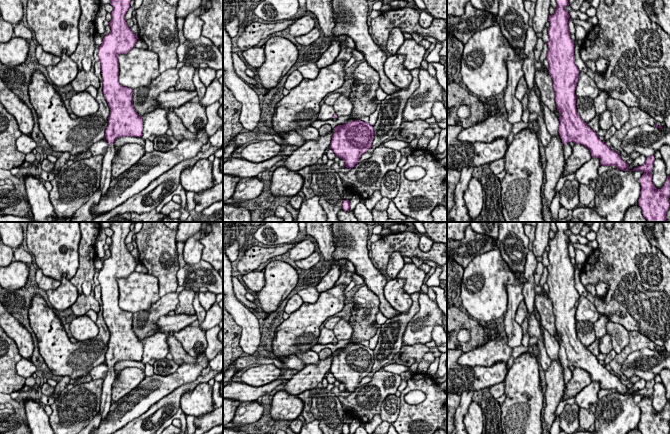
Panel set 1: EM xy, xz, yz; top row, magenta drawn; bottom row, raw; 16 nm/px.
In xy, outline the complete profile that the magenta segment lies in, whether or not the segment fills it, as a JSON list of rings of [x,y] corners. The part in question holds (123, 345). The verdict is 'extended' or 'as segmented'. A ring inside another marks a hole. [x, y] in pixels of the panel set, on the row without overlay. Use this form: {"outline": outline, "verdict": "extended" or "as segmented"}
{"outline": [[[110,222],[113,230],[111,255],[104,260],[98,272],[101,286],[103,318],[110,332],[105,361],[109,367],[103,381],[100,401],[101,420],[104,420],[111,407],[112,384],[115,380],[114,366],[119,361],[142,361],[143,343],[133,331],[133,313],[119,307],[119,278],[127,278],[137,266],[137,259],[127,249],[125,239],[131,222]]], "verdict": "extended"}

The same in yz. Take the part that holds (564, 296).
{"outline": [[[555,222],[557,232],[553,239],[549,239],[550,251],[548,252],[549,265],[547,284],[549,298],[553,304],[555,326],[560,337],[559,359],[564,368],[565,385],[572,378],[570,366],[582,368],[587,371],[592,382],[599,382],[600,389],[616,390],[622,395],[642,395],[639,406],[641,409],[638,429],[641,434],[669,434],[670,431],[670,400],[661,413],[657,413],[652,406],[654,379],[646,382],[642,390],[629,394],[629,388],[621,383],[617,375],[599,363],[597,356],[588,351],[576,333],[575,314],[579,303],[579,293],[575,288],[574,266],[568,250],[570,239],[565,234],[568,222]]], "verdict": "extended"}

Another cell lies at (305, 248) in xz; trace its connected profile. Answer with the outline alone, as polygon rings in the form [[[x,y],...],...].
[[[302,240],[288,251],[290,259],[293,261],[308,258],[315,252],[315,244],[310,240]]]

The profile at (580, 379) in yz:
[[[575,368],[572,371],[572,378],[565,385],[564,394],[561,399],[566,401],[569,398],[576,397],[576,395],[586,386],[592,383],[590,374],[582,368]]]

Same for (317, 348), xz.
[[[350,339],[349,340],[339,340],[336,345],[333,345],[332,343],[325,344],[325,345],[316,344],[310,347],[310,350],[319,354],[324,348],[329,348],[332,352],[335,352],[336,350],[344,348],[351,343],[352,341]]]

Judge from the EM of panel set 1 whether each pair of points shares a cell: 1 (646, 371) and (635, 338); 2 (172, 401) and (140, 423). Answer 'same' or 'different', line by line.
1: different
2: same

